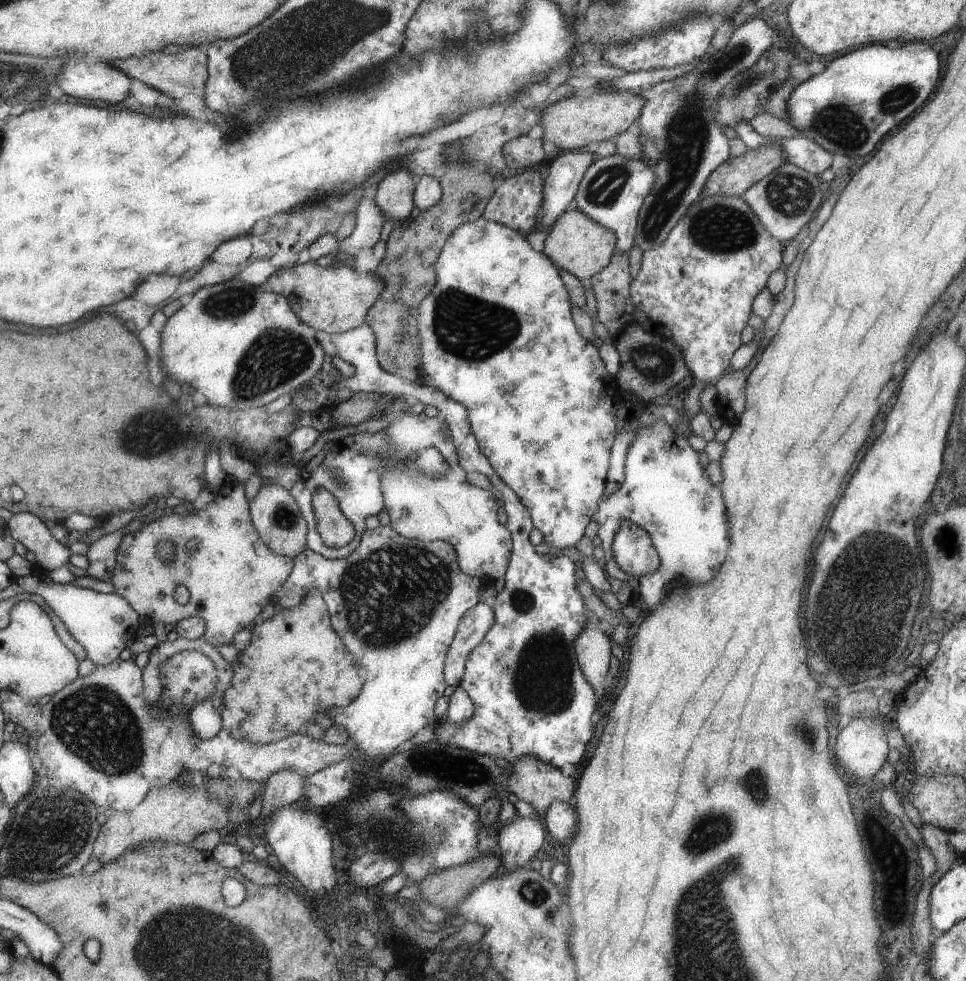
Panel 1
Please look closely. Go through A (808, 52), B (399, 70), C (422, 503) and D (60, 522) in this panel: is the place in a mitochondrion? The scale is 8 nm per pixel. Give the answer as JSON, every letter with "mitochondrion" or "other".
{"A":"other","B":"mitochondrion","C":"other","D":"other"}

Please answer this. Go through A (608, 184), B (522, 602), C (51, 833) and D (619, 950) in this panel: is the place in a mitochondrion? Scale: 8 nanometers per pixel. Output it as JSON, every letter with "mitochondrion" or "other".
{"A":"mitochondrion","B":"mitochondrion","C":"mitochondrion","D":"other"}

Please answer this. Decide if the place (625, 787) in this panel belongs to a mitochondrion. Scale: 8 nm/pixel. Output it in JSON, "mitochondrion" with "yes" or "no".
{"mitochondrion":"no"}

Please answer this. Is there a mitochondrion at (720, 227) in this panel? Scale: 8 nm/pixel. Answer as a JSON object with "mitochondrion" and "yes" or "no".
{"mitochondrion":"yes"}

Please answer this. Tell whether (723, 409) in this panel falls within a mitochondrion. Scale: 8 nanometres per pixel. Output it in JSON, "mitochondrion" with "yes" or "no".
{"mitochondrion":"no"}

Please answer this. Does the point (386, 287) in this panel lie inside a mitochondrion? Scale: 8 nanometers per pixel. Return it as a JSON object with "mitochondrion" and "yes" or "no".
{"mitochondrion":"no"}

